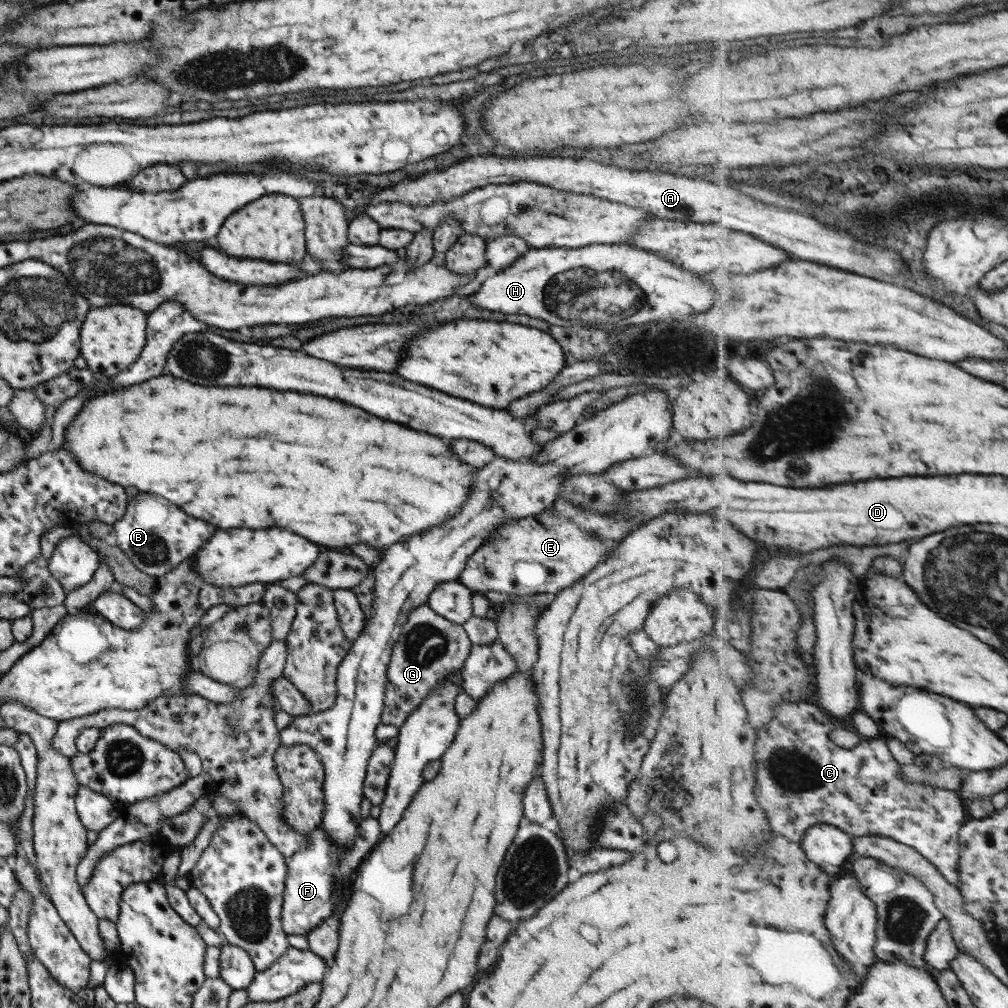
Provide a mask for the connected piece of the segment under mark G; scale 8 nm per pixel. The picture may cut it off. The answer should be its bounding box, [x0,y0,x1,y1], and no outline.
[380,604,470,729]

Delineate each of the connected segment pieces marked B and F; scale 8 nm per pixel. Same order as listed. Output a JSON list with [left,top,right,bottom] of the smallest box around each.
[[110,492,216,577],[280,817,384,935]]

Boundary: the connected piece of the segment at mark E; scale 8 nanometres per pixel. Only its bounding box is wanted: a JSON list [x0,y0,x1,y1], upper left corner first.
[458,506,617,597]

